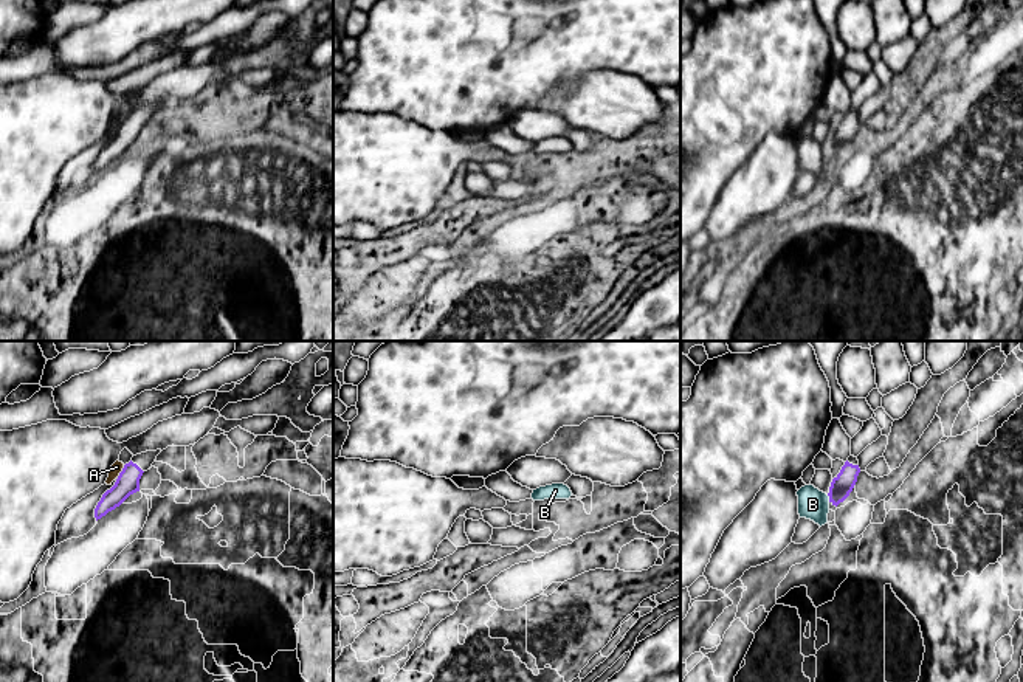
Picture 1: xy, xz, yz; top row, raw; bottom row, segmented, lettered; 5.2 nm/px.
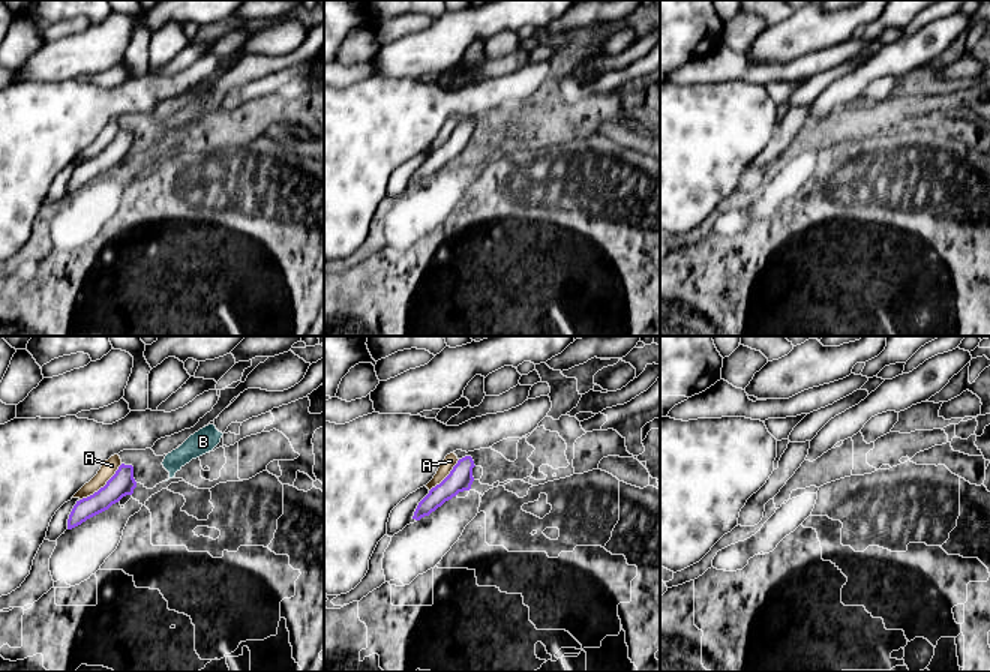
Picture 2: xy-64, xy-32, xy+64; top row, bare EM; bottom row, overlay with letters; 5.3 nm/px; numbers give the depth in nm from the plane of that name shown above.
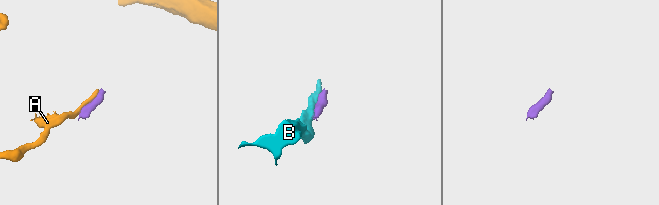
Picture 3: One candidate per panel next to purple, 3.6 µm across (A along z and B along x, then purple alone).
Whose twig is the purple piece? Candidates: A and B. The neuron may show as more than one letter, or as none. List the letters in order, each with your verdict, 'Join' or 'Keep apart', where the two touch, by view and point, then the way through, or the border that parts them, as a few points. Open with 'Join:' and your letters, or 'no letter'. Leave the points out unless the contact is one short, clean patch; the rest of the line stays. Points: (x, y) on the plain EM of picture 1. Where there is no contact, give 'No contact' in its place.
Join: no letter
A: Keep apart. Touches purple at xy (121, 124). Boundary: xy (124, 118), (117, 129)
B: Keep apart. Touches purple at yz (830, 151). Boundary: yz (826, 148), (830, 154)

